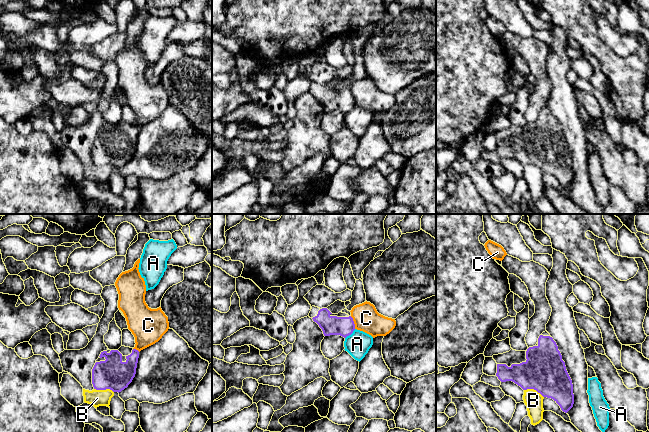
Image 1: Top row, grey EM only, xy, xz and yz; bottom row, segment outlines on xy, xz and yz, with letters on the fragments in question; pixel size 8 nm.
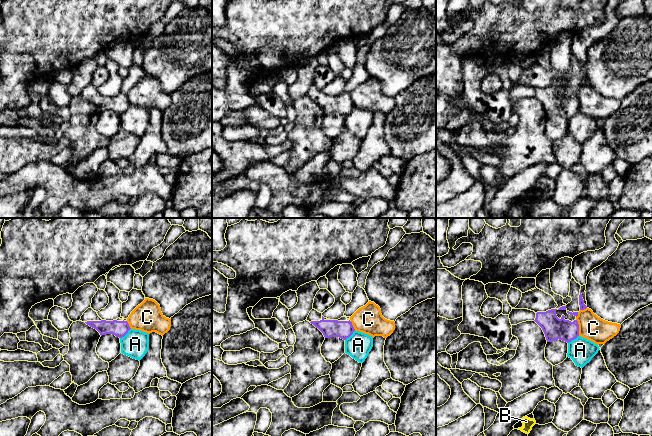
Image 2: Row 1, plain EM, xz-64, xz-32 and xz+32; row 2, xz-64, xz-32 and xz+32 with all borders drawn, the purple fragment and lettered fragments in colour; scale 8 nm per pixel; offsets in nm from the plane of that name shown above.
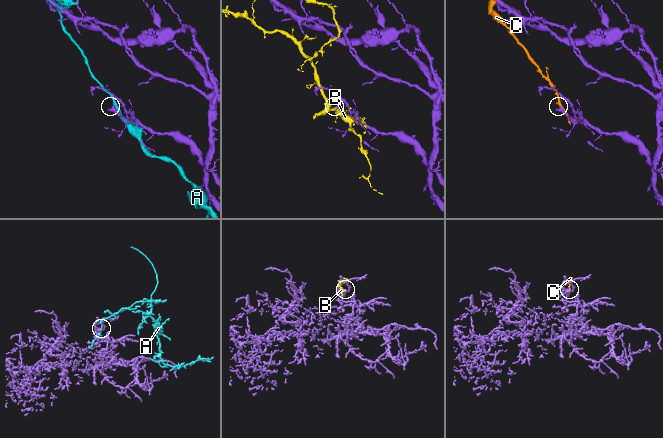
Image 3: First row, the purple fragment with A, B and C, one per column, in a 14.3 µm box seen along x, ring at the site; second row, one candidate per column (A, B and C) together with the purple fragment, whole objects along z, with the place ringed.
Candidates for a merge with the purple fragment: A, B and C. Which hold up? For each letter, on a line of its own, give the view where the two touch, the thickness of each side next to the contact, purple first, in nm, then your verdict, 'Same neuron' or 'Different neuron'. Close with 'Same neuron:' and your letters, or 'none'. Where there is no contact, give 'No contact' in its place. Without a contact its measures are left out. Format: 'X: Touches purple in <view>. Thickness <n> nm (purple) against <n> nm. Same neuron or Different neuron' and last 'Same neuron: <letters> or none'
A: Touches purple in xz. Thickness 160 nm (purple) against 200 nm. Different neuron
B: Touches purple in xy. Thickness 240 nm (purple) against 130 nm. Different neuron
C: Touches purple in xz. Thickness 160 nm (purple) against 200 nm. Different neuron
Same neuron: none

